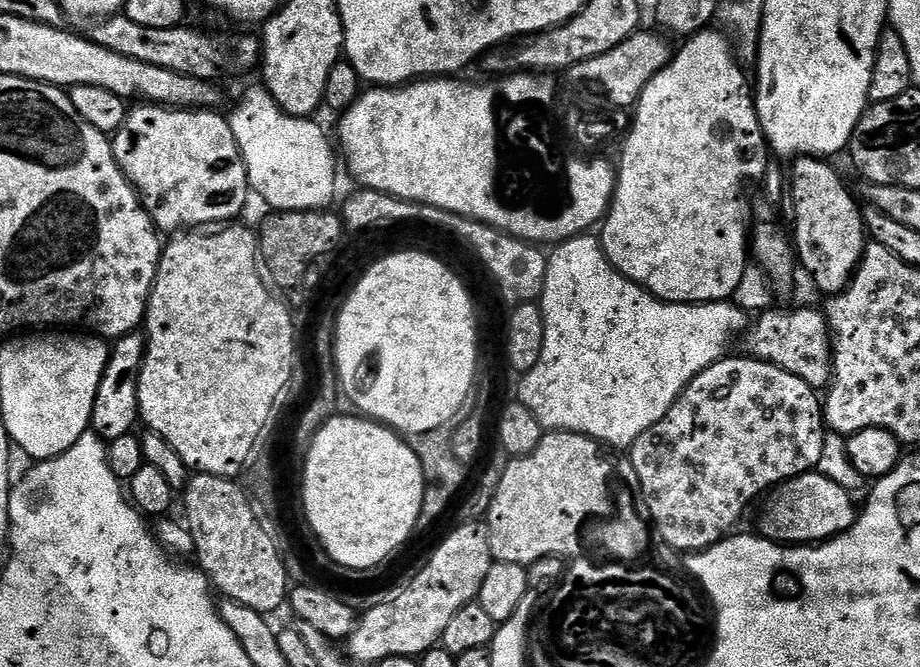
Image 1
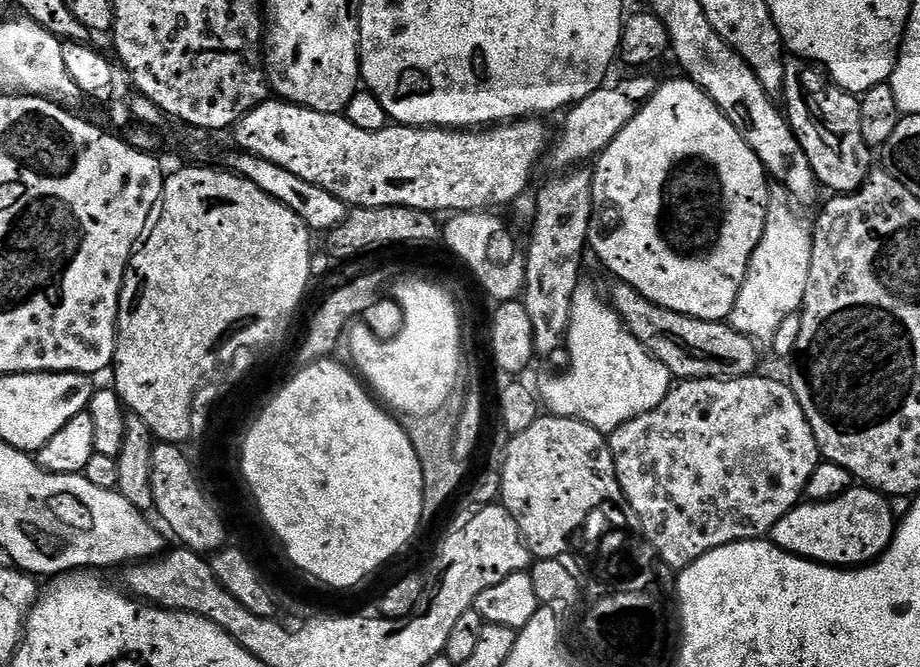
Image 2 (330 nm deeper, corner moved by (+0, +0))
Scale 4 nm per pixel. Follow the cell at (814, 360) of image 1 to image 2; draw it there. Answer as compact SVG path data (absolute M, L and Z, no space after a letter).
M616 282L613 285L606 296L620 315L620 321L653 358L672 372L673 377L680 380L737 380L757 371L756 363L760 360L756 353L757 341L734 330L731 324L678 314L650 302L629 284Z

